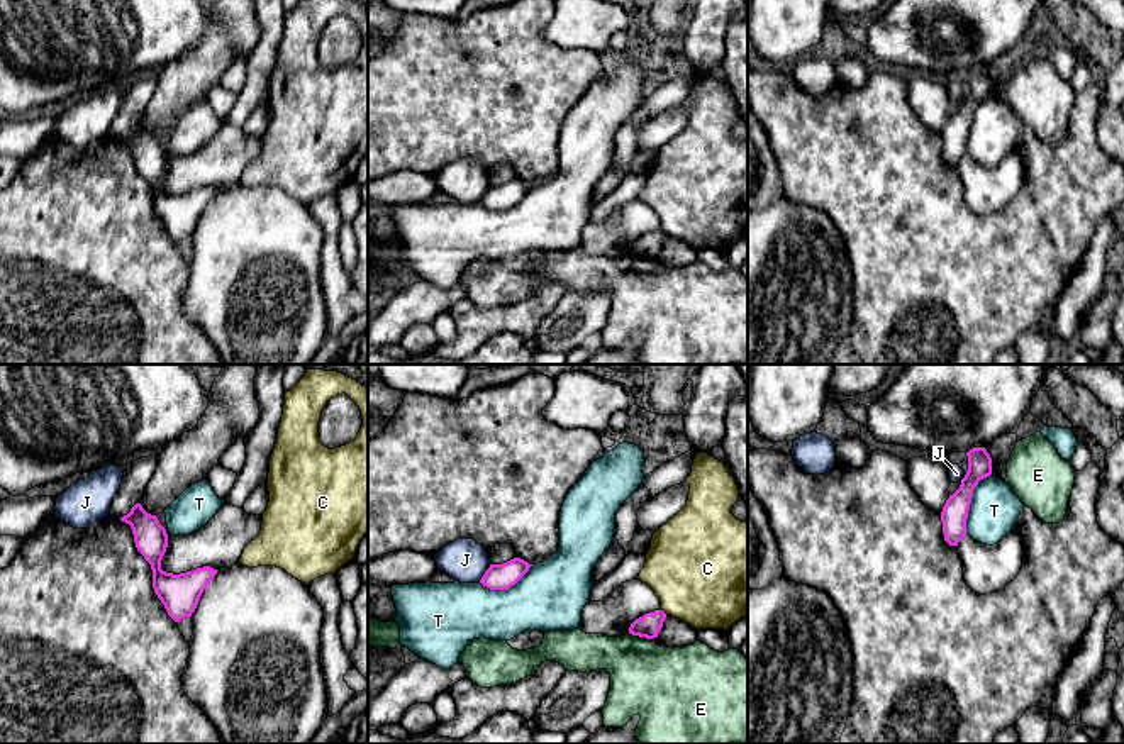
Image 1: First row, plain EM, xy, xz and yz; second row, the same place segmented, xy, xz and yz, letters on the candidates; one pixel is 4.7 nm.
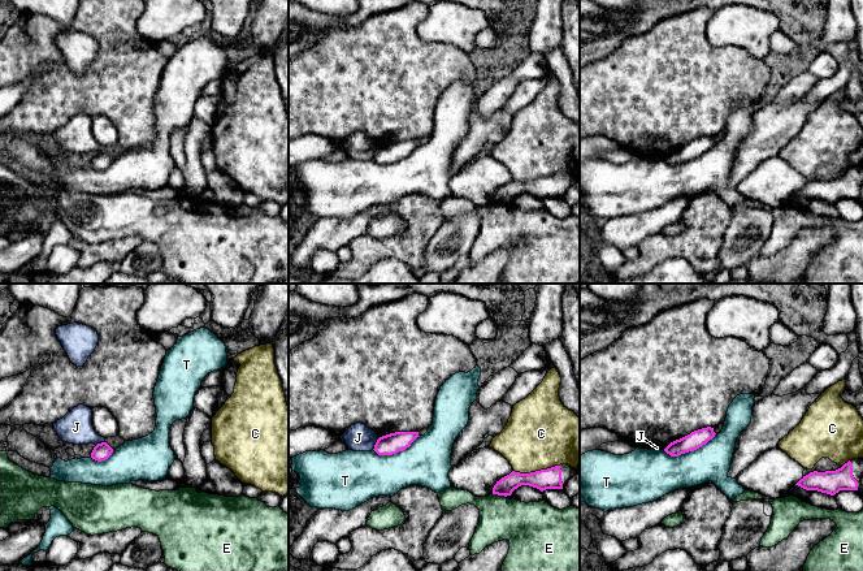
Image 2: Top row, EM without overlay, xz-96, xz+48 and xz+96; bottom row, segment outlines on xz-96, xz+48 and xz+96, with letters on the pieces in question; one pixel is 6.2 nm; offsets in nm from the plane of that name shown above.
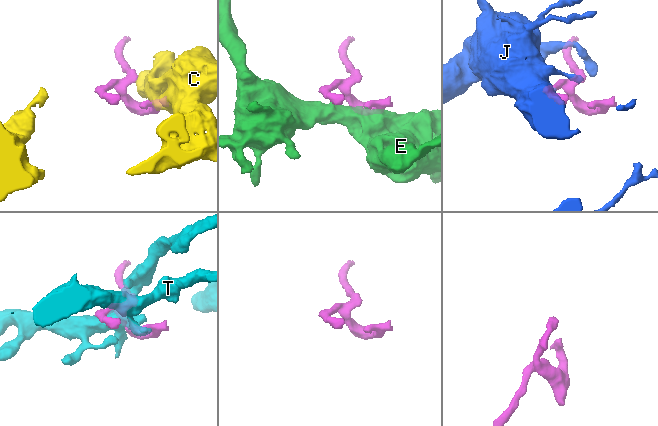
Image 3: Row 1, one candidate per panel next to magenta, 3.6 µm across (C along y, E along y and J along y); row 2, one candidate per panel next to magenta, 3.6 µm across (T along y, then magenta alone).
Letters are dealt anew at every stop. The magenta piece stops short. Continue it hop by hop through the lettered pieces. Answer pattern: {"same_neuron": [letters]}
{"same_neuron": []}

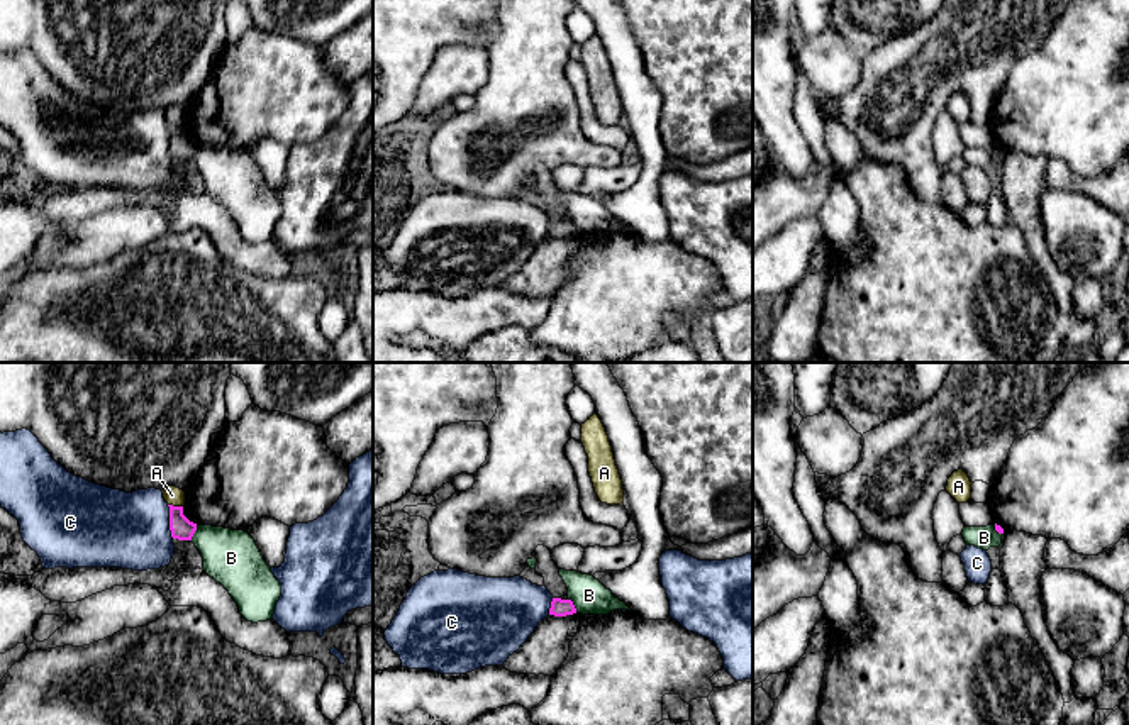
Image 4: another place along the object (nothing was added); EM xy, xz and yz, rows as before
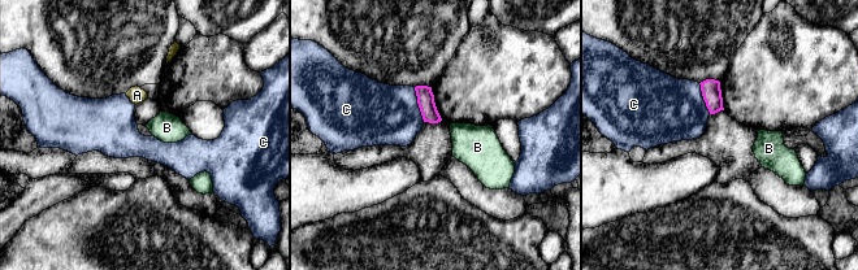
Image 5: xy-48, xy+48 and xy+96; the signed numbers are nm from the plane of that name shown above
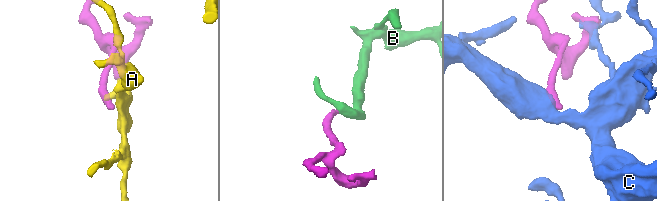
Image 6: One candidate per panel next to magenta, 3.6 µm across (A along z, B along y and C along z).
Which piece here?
{"same_neuron": []}

